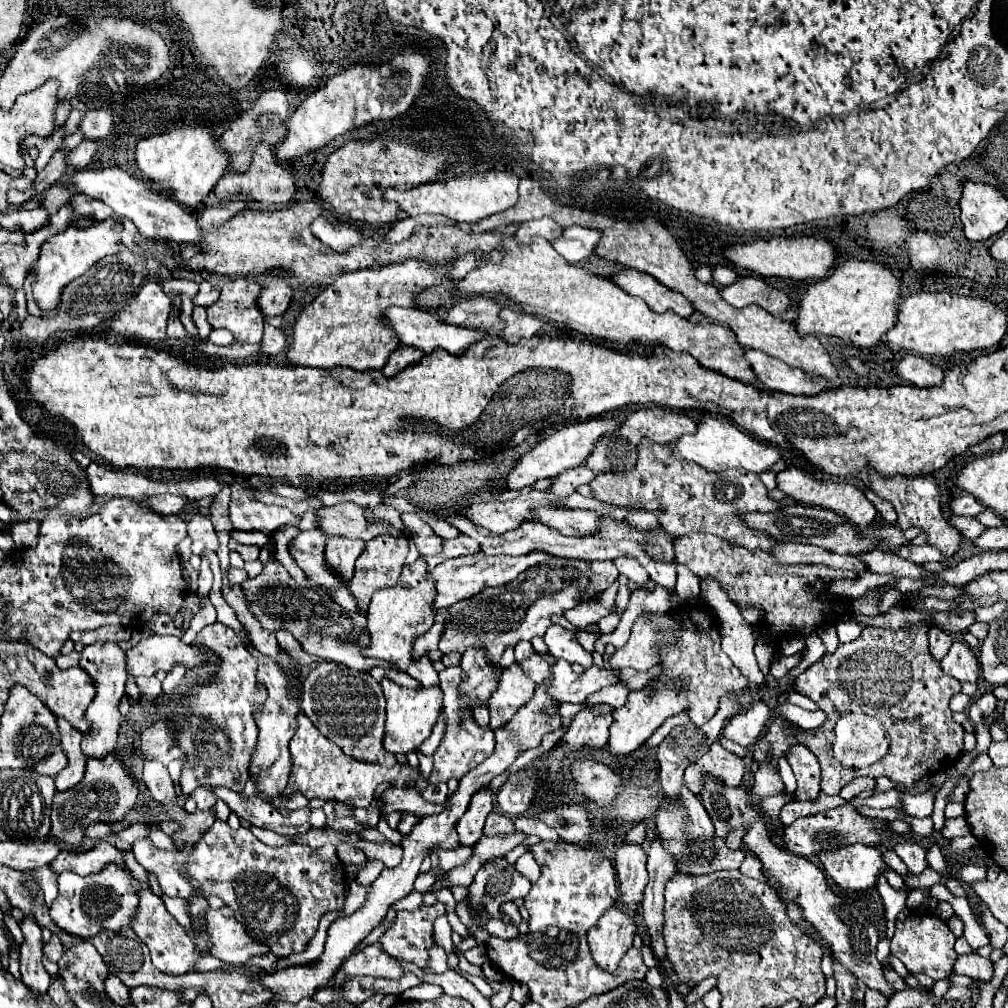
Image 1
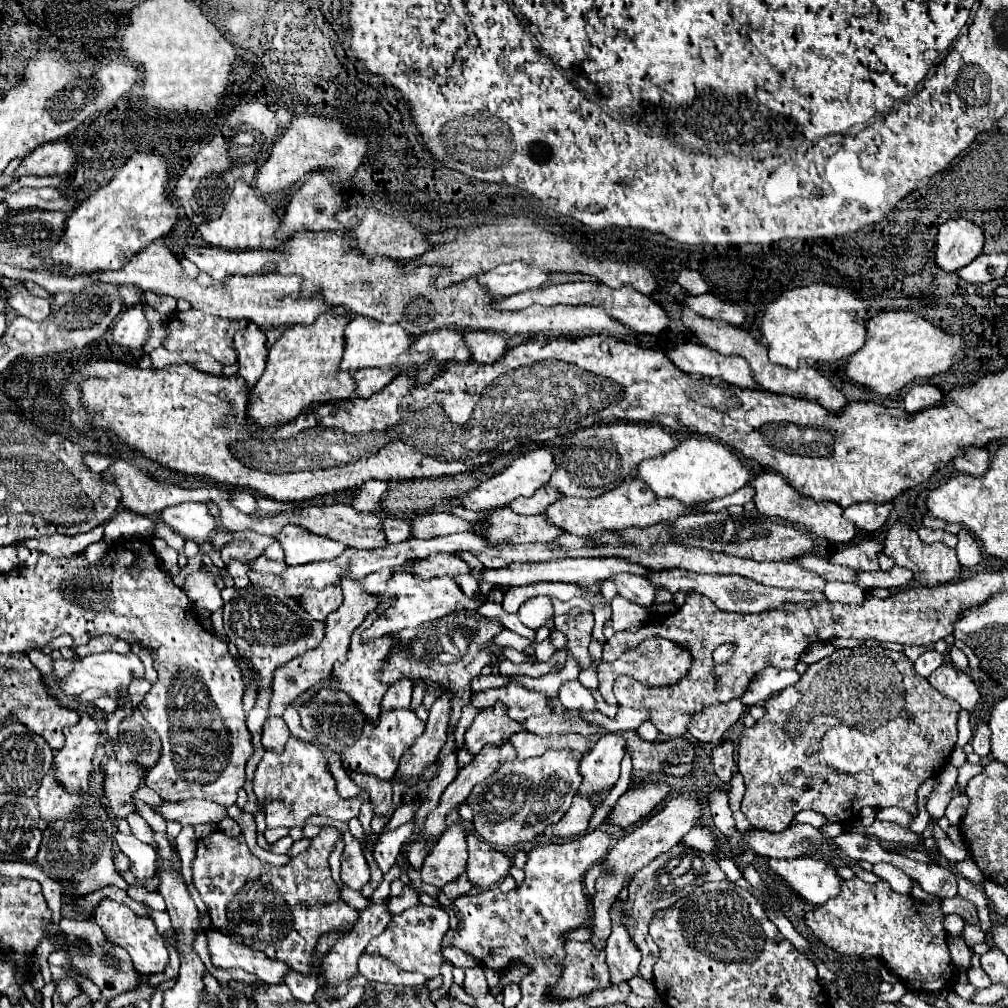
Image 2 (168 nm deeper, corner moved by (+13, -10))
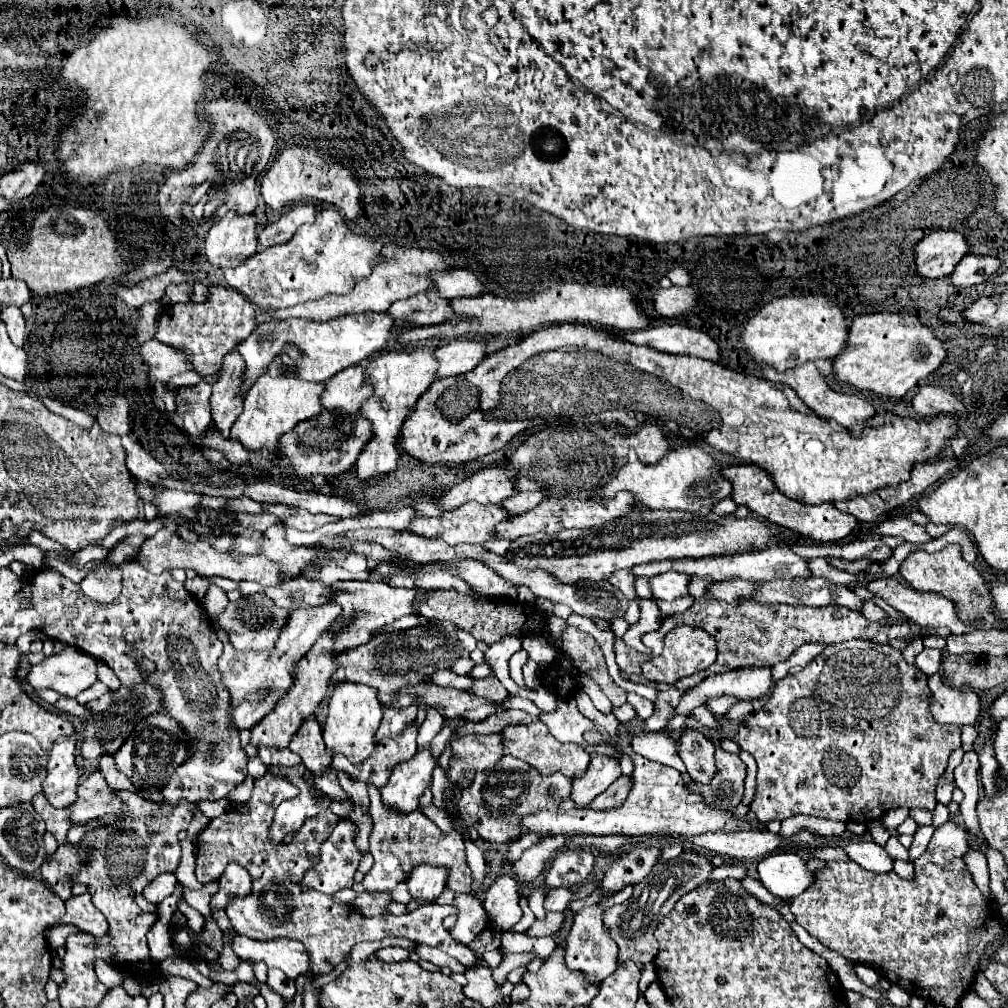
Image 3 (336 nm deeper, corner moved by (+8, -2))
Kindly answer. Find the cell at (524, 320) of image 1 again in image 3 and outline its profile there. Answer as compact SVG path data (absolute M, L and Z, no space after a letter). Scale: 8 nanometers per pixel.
M450 340L446 346L436 350L438 370L434 380L458 376L466 370L472 370L484 358L484 344L478 340Z

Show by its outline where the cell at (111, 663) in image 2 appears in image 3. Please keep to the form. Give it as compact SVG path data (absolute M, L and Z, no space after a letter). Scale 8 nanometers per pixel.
M66 646L62 652L30 666L24 680L32 688L50 688L74 698L96 682L96 660L74 646Z

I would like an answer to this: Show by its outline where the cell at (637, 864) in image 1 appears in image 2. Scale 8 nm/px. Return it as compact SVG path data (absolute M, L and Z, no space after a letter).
M615 898L615 902L609 908L611 916L611 934L607 938L607 966L611 970L611 984L625 982L639 974L639 962L641 962L641 950L635 946L627 926L625 926L625 912L623 912L623 900Z

